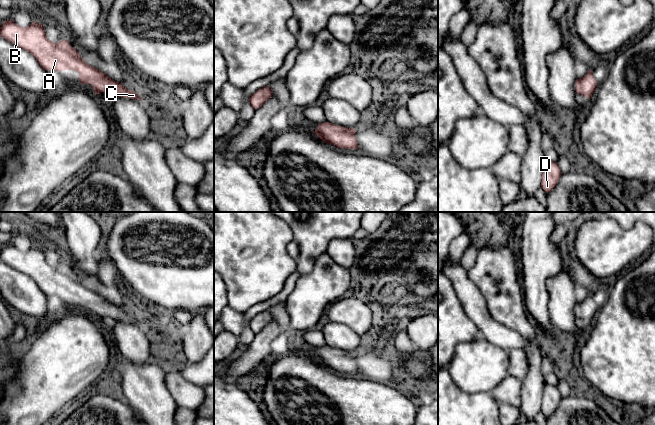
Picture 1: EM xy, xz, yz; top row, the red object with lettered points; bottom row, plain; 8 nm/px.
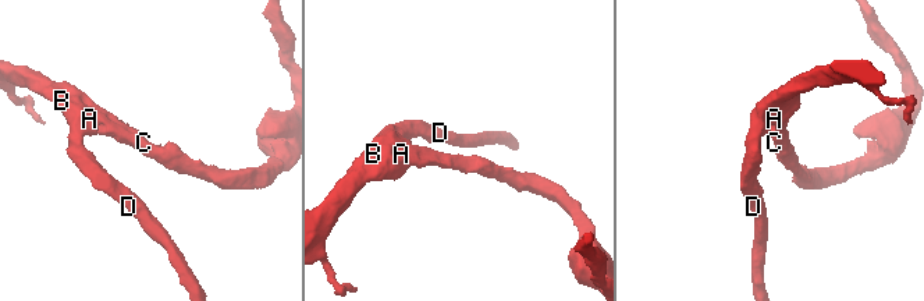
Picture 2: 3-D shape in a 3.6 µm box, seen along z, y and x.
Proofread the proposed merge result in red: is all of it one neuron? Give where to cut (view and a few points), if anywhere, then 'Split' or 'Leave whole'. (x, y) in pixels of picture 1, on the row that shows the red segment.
No split. Leave whole

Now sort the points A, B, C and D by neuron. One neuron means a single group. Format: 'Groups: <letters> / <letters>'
Groups: A B C D

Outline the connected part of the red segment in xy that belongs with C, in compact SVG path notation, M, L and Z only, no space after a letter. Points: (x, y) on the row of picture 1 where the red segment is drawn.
M13 20L4 21L0 36L32 54L40 66L47 71L74 70L79 73L81 84L91 84L95 94L110 92L115 97L141 100L135 92L120 82L115 82L105 73L86 63L81 54L68 40L53 42L46 36L44 26L35 21L21 27Z

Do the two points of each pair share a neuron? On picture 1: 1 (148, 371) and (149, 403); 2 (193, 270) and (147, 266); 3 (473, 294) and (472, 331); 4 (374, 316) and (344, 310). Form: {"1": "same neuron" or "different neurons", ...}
{"1": "same neuron", "2": "same neuron", "3": "different neurons", "4": "same neuron"}

